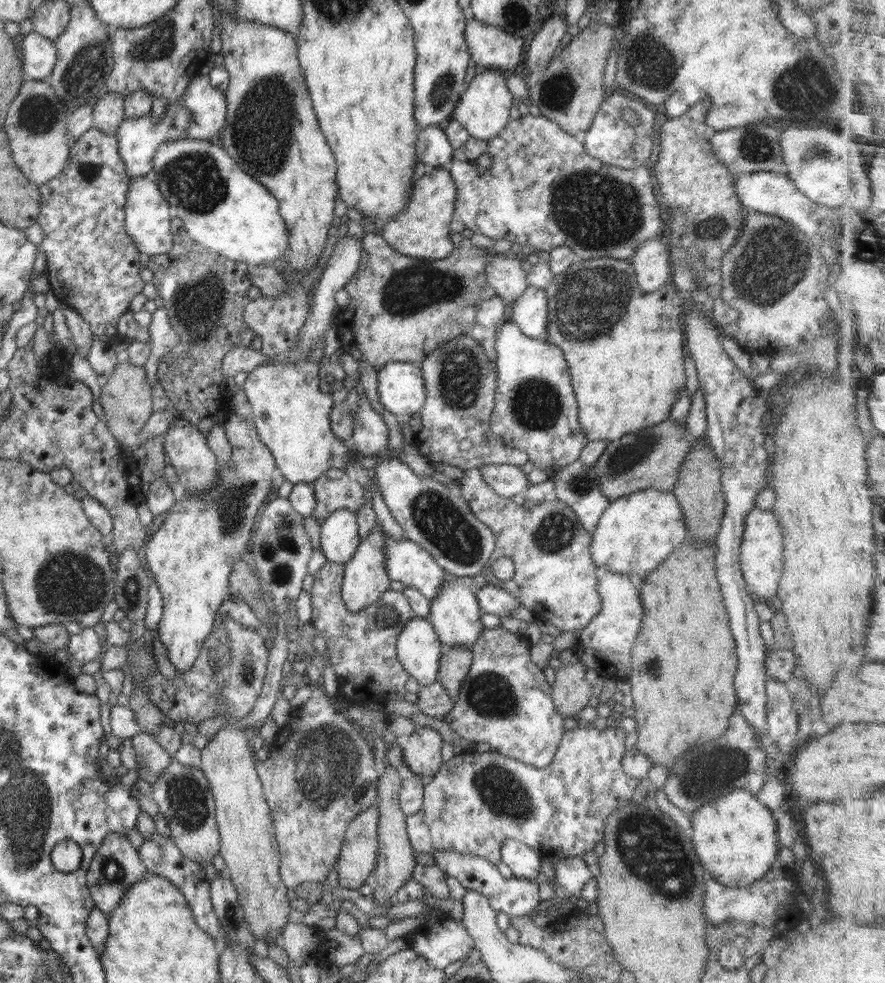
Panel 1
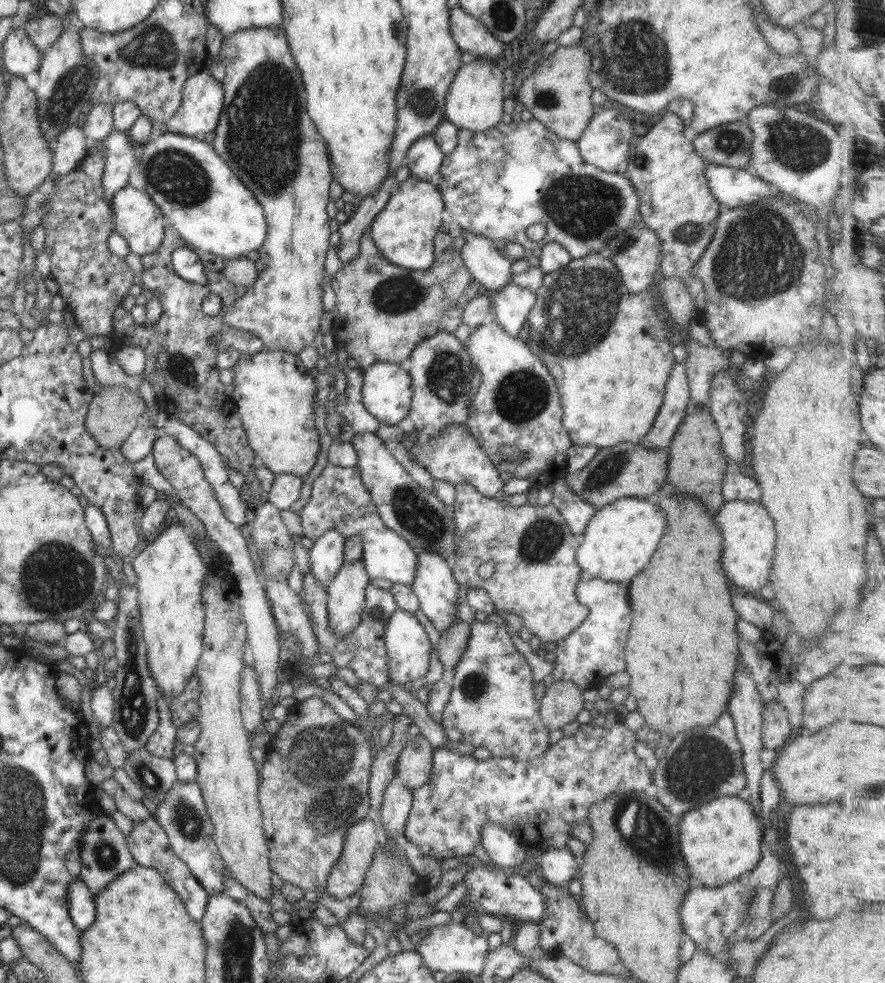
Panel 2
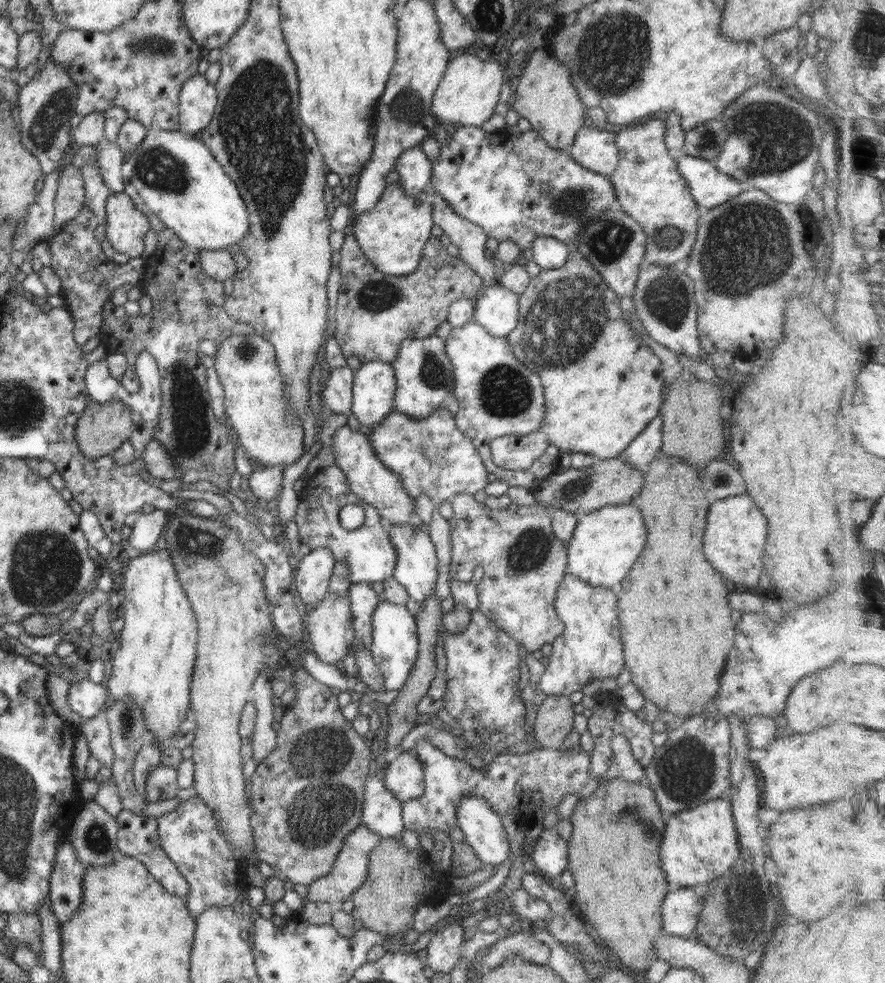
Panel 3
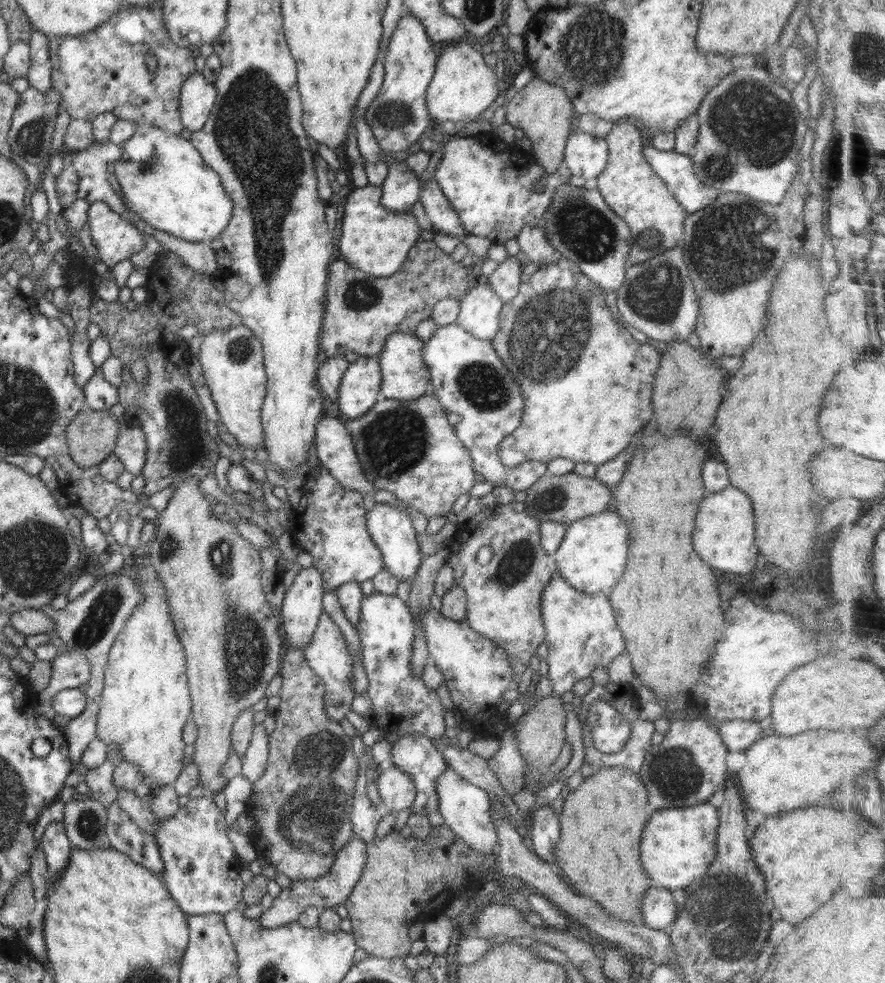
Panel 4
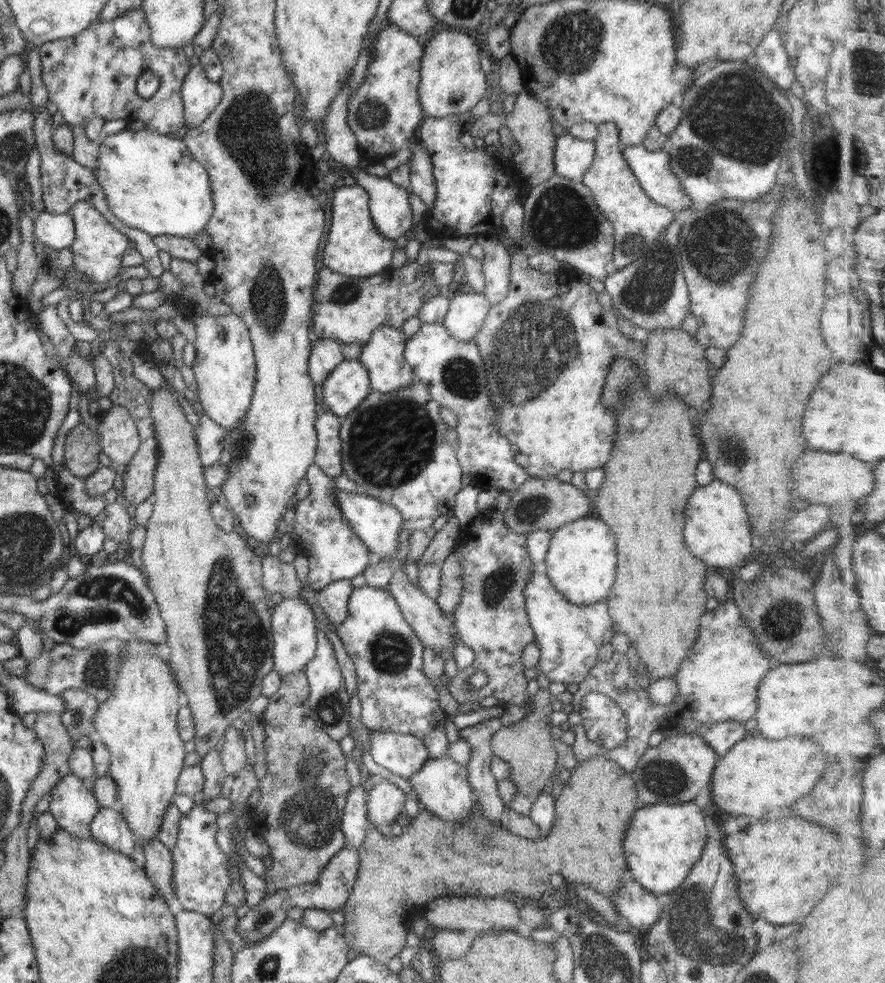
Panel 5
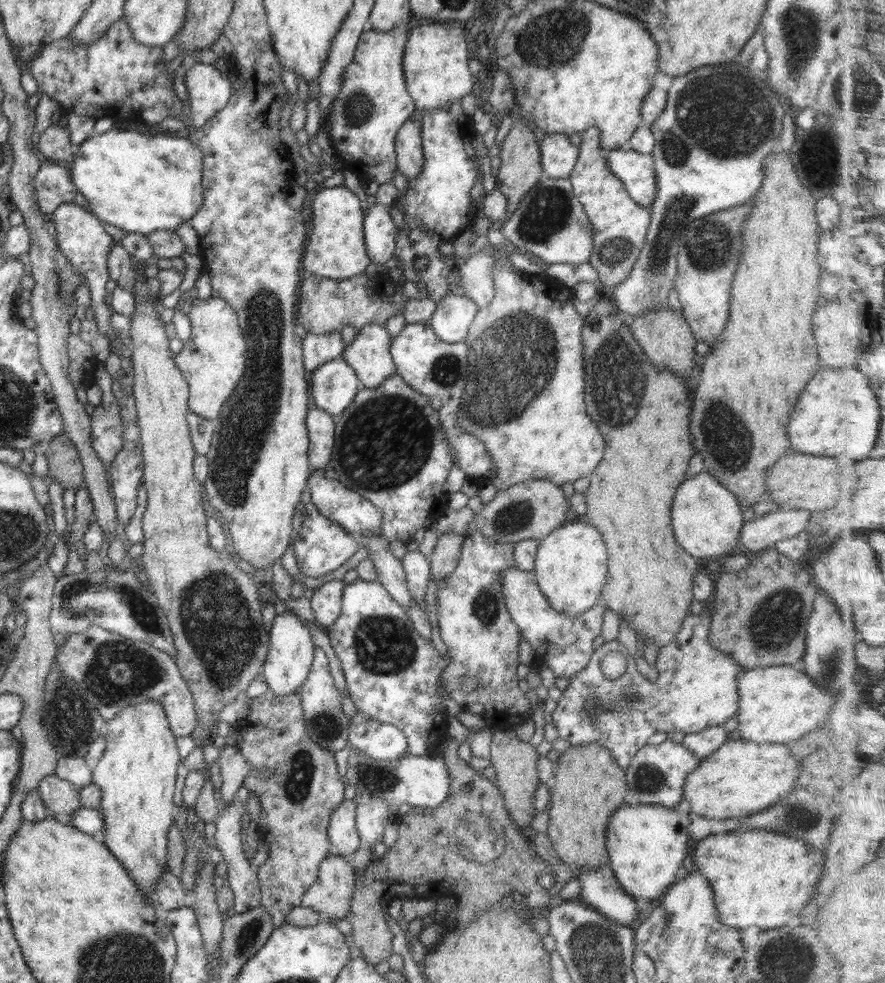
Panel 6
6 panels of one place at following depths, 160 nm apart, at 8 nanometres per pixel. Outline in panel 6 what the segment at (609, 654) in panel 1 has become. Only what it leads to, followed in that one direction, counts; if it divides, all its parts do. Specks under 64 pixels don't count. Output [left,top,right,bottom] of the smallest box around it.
[501,565,606,680]

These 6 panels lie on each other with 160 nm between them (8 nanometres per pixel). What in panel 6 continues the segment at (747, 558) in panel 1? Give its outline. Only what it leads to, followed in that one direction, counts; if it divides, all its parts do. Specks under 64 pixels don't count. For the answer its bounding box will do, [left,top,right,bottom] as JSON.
[671,470,745,559]

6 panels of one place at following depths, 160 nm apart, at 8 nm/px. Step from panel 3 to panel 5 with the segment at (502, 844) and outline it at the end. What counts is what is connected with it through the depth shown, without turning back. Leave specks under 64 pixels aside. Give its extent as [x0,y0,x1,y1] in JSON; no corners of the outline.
[410,757,477,824]

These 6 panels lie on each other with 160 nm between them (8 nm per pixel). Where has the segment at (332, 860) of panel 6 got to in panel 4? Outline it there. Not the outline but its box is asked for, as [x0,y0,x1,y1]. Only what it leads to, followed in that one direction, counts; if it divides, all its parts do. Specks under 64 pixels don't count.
[259,836,368,929]

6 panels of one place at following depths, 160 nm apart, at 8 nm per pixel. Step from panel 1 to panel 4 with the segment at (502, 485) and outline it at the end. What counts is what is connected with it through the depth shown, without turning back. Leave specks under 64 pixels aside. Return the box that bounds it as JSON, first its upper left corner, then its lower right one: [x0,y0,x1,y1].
[343,393,480,519]

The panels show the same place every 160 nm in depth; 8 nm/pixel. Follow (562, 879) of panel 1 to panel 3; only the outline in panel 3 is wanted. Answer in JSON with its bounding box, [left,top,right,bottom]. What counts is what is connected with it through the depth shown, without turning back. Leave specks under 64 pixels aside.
[531,830,568,883]

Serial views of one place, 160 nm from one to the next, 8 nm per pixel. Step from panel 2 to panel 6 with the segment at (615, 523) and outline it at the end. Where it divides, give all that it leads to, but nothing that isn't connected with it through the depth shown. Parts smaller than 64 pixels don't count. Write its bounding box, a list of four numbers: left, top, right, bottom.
[533,521,608,616]

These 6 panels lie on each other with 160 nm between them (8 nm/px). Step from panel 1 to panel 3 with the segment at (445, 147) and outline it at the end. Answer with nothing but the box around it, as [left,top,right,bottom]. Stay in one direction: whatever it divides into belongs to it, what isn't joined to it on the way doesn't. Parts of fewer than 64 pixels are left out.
[394,145,431,196]

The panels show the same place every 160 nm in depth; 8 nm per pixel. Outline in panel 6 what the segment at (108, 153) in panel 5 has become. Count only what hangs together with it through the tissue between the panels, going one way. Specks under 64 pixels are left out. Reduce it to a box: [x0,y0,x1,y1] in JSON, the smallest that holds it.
[67,128,204,234]

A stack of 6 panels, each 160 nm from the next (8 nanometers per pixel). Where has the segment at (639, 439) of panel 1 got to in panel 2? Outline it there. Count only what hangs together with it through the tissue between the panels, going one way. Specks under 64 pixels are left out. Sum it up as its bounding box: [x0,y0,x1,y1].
[565,442,668,508]

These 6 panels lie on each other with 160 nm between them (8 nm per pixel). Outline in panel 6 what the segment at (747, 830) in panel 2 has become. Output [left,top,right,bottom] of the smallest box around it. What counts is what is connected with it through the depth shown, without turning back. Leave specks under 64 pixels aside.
[605,803,691,900]

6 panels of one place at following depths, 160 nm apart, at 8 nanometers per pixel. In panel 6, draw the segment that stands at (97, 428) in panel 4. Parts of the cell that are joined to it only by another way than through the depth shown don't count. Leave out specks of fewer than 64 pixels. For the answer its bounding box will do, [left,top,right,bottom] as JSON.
[45,433,83,488]

